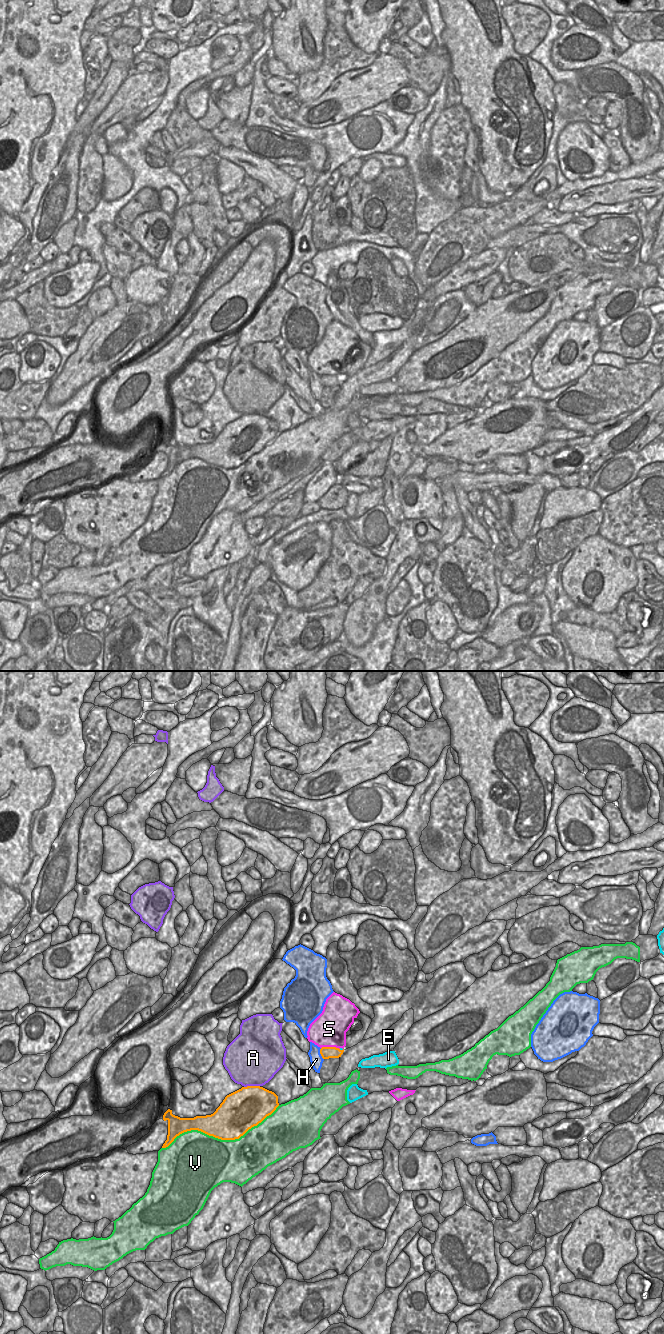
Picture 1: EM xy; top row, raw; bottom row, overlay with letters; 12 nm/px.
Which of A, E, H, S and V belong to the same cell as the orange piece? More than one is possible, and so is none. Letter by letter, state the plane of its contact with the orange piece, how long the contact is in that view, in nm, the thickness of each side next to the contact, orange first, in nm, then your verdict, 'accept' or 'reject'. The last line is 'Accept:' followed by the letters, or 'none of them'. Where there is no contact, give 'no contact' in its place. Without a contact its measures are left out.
A: contact in xy; length 190 nm; calibres 480 and 480 nm; reject
E: contact in xy; length 60 nm; calibres 140 and 20 nm; reject
H: contact in xy; length 150 nm; calibres 140 and 150 nm; reject
S: contact in xy; length 220 nm; calibres 140 and 420 nm; reject
V: contact in xy; length 1500 nm; calibres 440 and 480 nm; reject
Accept: none of them

